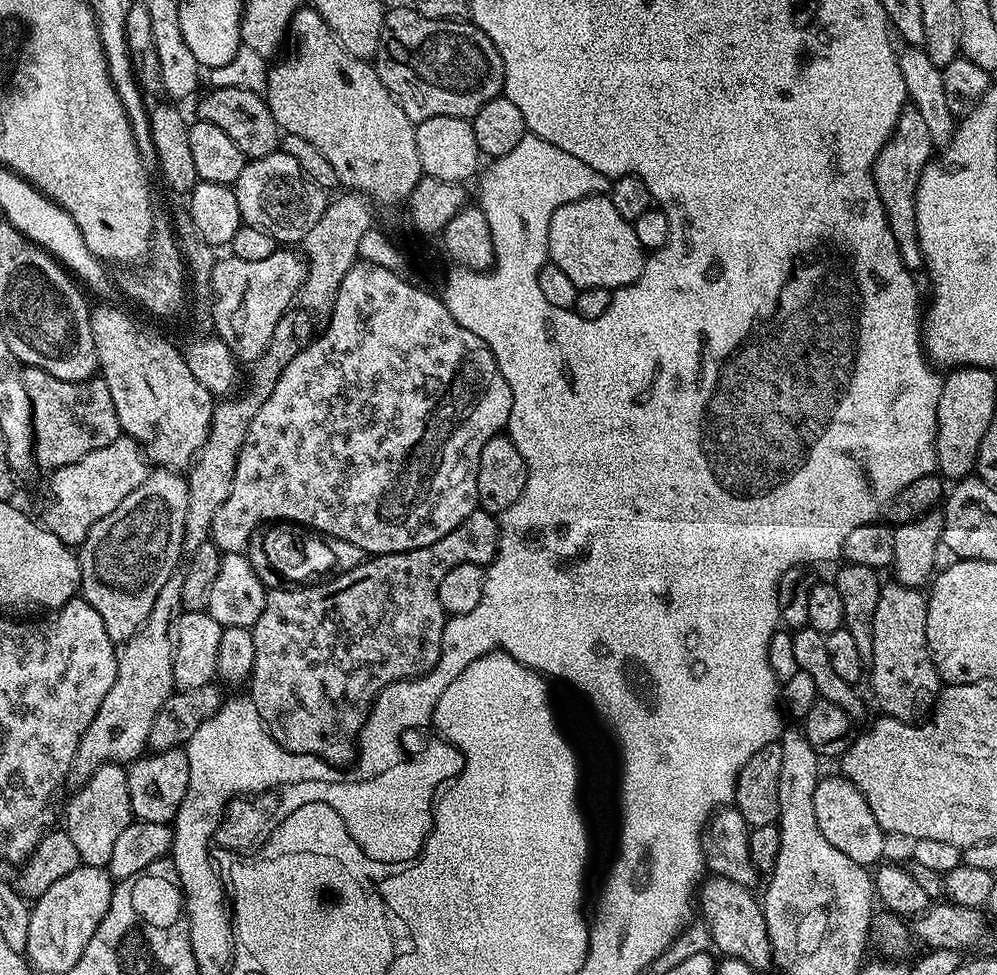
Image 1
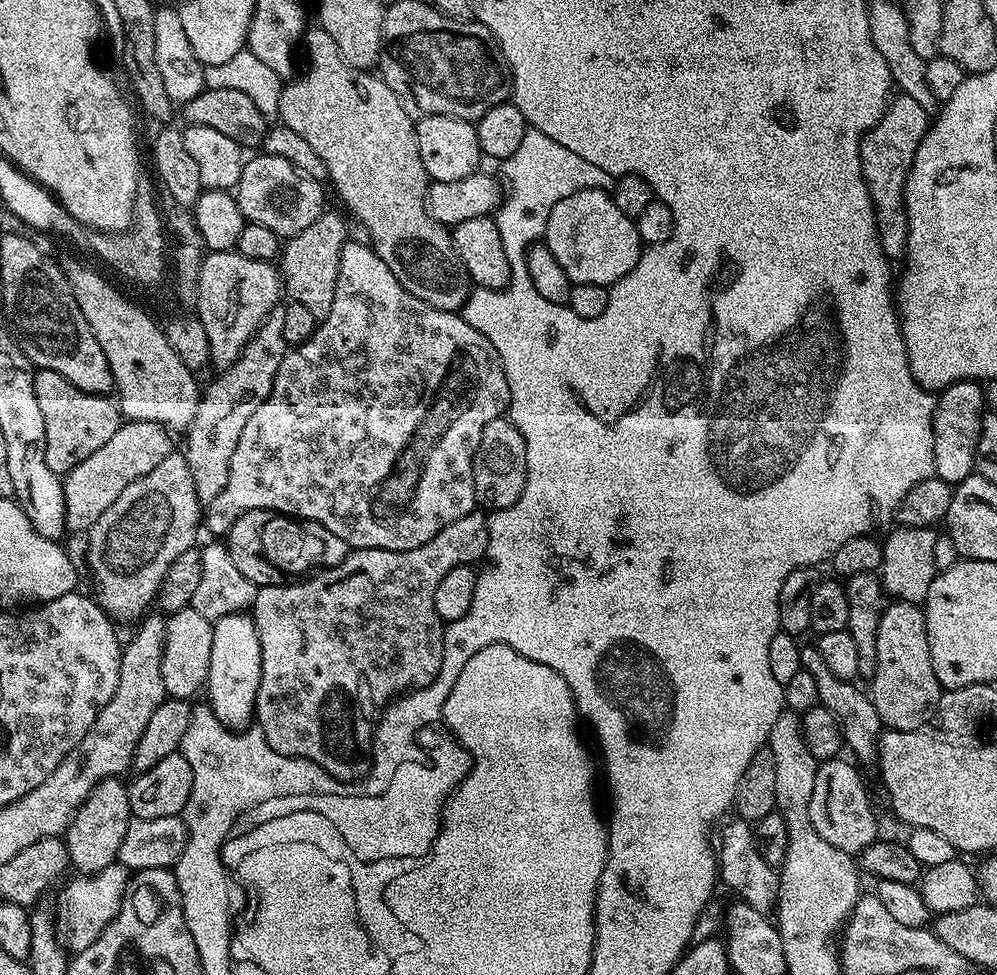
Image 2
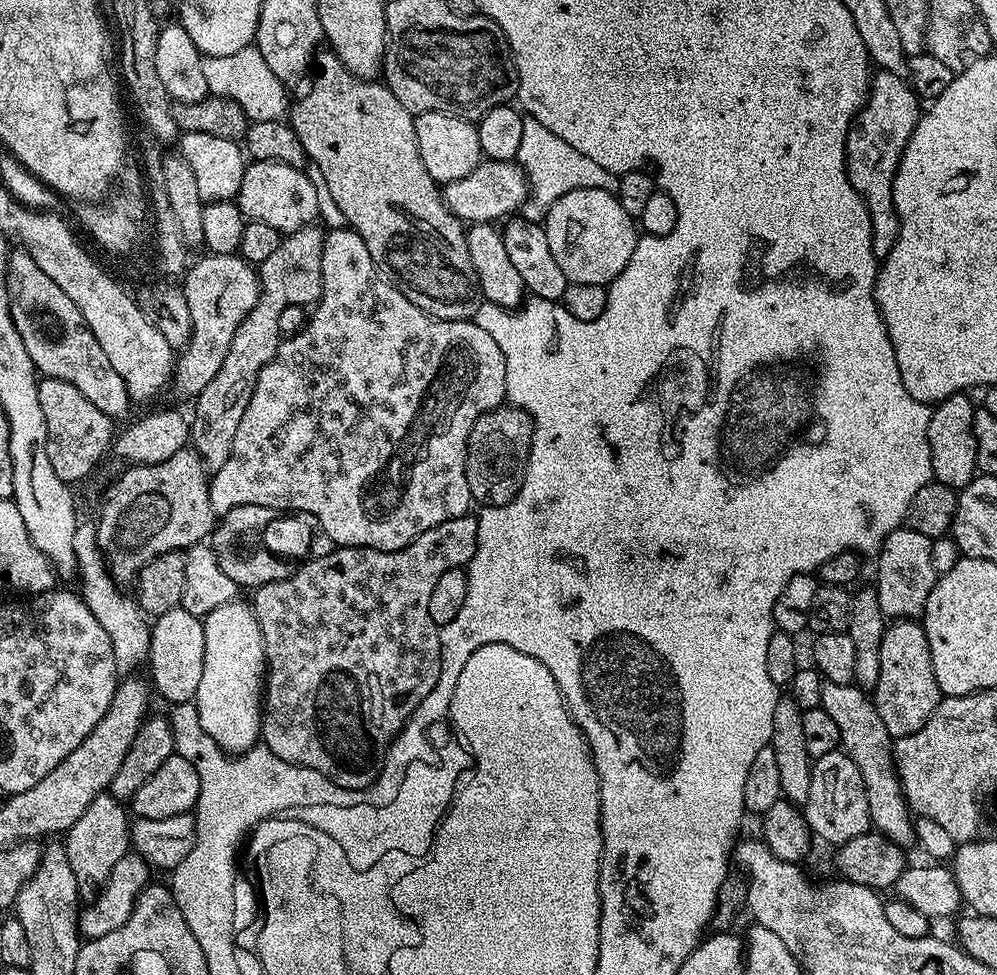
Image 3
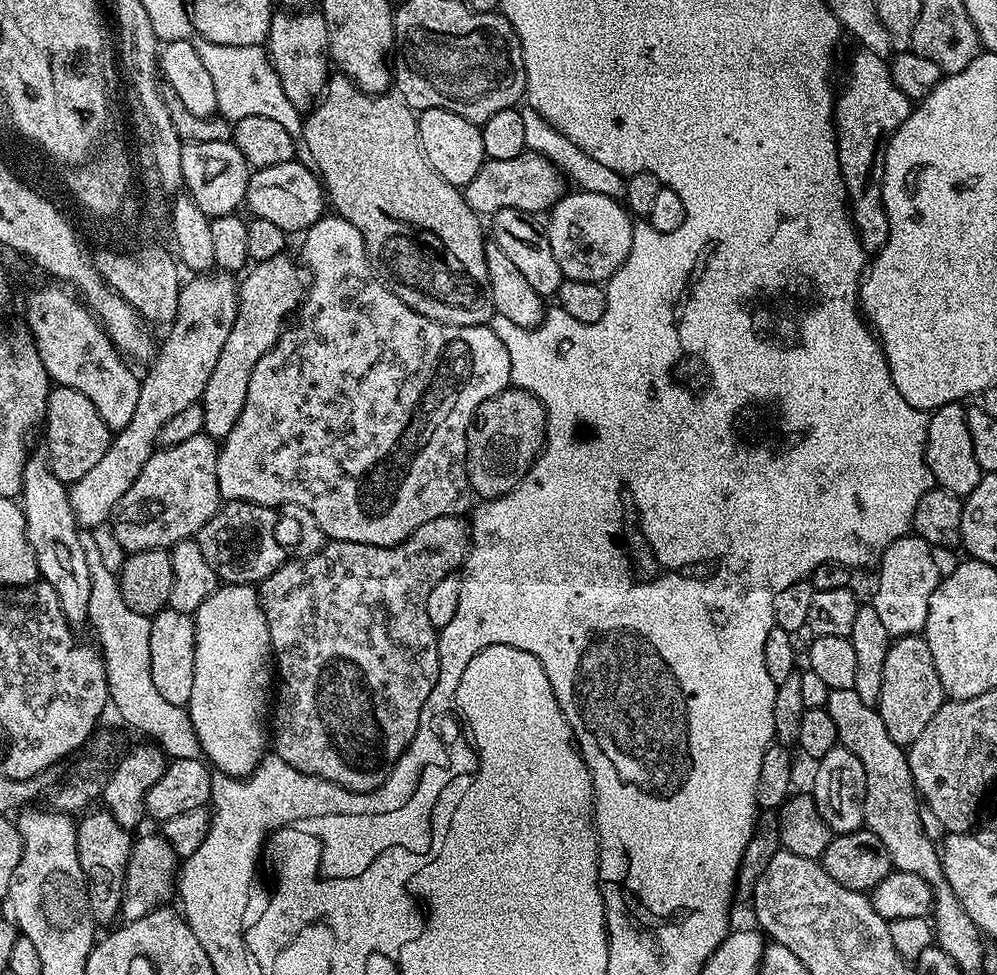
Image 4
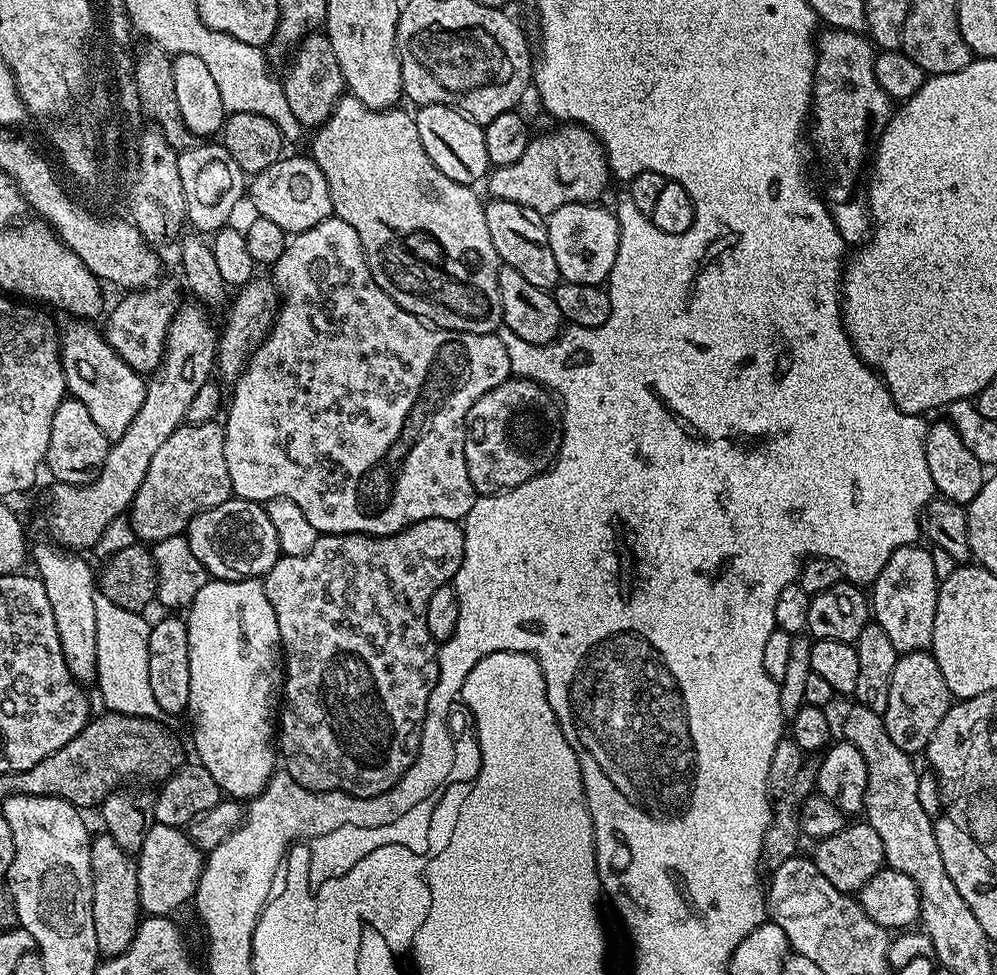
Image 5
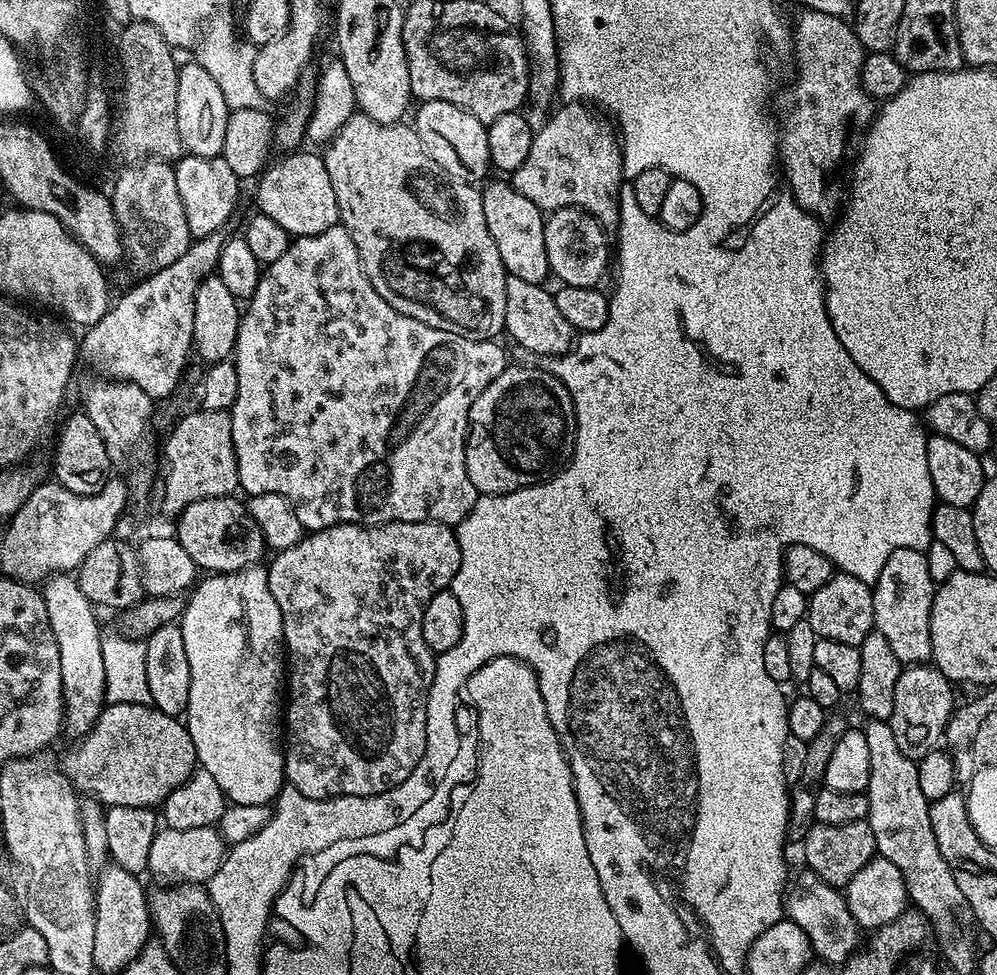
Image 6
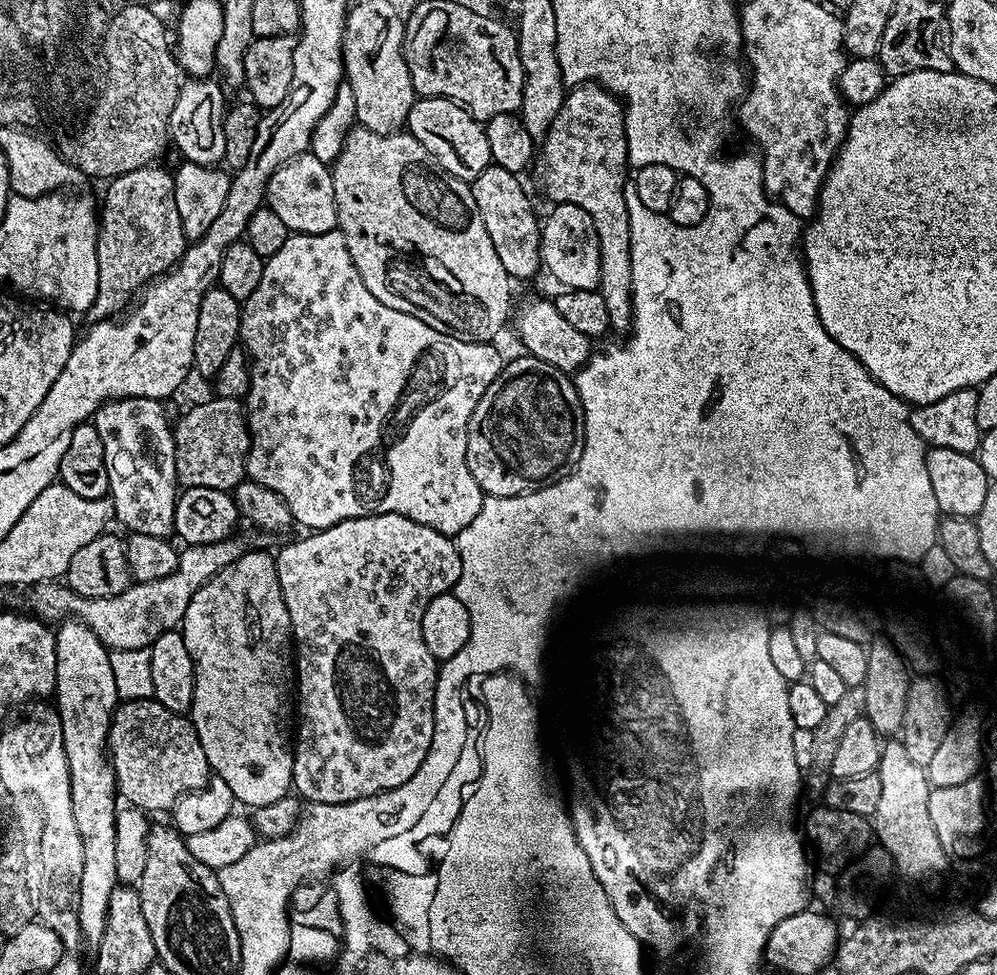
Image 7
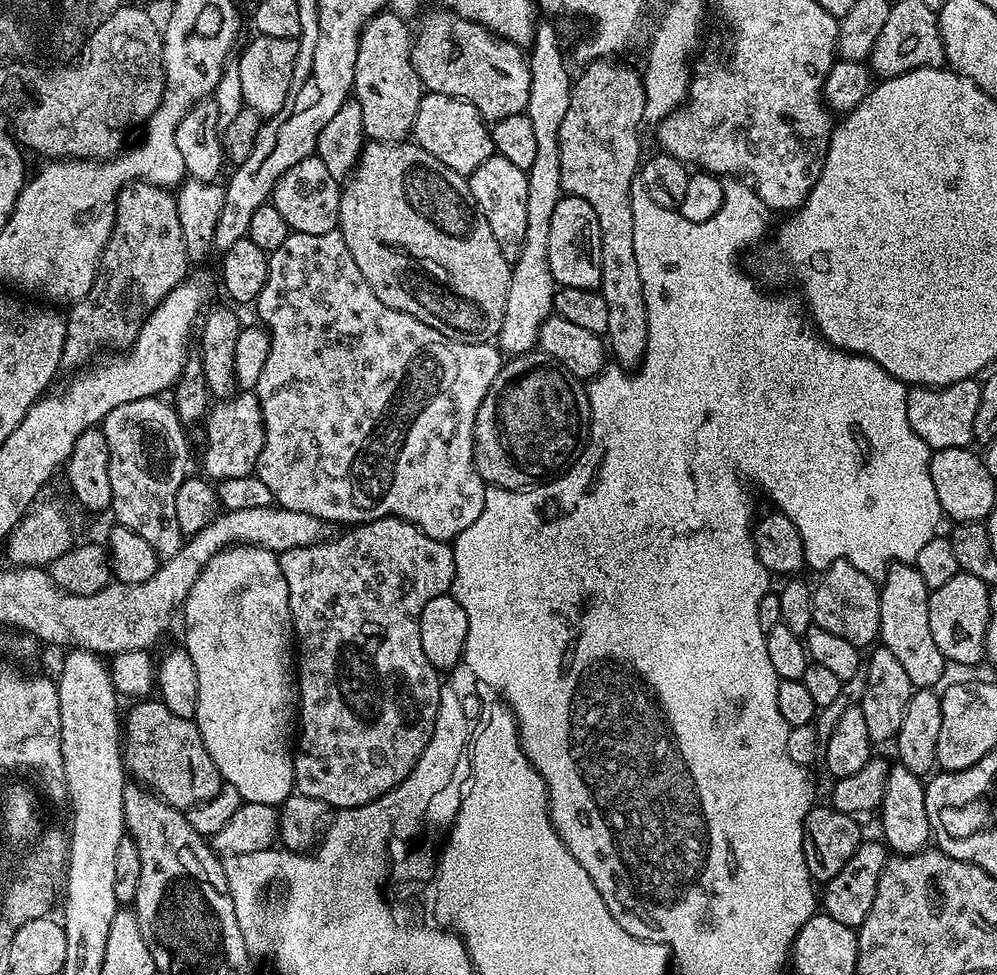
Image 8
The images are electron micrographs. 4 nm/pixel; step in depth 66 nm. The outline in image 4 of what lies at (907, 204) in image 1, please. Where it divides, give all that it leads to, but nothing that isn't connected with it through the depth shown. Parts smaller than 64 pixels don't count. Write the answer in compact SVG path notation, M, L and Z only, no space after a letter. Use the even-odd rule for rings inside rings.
M857 50L852 56L852 61L848 64L848 73L844 76L845 88L839 89L838 95L834 100L834 119L836 122L836 153L838 154L838 162L840 163L840 173L844 179L844 187L848 189L848 203L850 205L850 215L852 223L855 224L857 232L860 233L860 244L864 247L865 253L875 254L882 250L882 246L886 246L886 238L890 234L890 222L886 218L886 210L882 206L882 190L880 189L880 181L884 179L884 151L890 142L890 138L898 130L898 126L902 126L902 122L906 122L906 118L912 113L914 107L913 101L906 98L906 94L902 94L902 90L898 90L898 86L894 86L892 75L889 73L889 61L883 56L867 52L865 50Z

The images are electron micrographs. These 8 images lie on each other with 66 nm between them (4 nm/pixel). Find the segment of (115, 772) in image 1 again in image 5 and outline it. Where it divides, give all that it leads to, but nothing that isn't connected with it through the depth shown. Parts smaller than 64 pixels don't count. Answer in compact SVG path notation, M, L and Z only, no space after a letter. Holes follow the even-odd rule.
M107 834L92 836L90 866L92 867L92 905L94 906L94 934L98 934L101 957L117 956L124 952L140 925L142 913L138 898L138 874L135 859L114 838Z

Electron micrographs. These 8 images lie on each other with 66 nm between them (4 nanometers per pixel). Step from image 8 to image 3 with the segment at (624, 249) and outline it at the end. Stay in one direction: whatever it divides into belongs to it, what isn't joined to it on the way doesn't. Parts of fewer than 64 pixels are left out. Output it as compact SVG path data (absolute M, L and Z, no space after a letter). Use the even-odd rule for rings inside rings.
M484 158L477 168L466 174L466 178L443 185L442 195L444 205L465 225L491 224L503 221L523 209L529 196L528 176L516 162Z

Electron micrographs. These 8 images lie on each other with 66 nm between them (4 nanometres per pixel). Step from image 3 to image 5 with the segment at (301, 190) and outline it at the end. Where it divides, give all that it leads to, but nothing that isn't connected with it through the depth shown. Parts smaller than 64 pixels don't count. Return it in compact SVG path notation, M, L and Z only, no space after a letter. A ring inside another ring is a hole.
M285 155L274 162L274 166L266 166L266 170L255 173L250 180L250 200L251 196L252 204L256 207L255 215L270 218L270 222L282 226L282 230L289 234L310 230L333 215L326 178L307 155Z

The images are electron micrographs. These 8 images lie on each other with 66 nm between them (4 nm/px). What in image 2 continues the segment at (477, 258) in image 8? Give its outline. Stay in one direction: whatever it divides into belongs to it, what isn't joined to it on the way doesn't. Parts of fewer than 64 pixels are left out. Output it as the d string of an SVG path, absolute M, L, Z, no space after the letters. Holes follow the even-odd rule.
M309 27L305 31L302 48L308 51L308 65L304 73L302 68L299 75L283 85L278 98L279 123L306 138L314 154L322 158L322 166L326 166L327 179L332 180L333 190L356 215L357 222L368 231L370 247L376 251L378 258L382 258L382 262L386 262L386 266L390 266L390 274L394 274L394 278L398 278L398 282L402 282L414 298L422 298L422 302L443 312L459 313L468 301L468 271L462 266L452 245L451 231L428 212L426 193L430 181L418 154L414 118L379 75L350 66L350 62L341 58L334 38L330 38L324 28Z

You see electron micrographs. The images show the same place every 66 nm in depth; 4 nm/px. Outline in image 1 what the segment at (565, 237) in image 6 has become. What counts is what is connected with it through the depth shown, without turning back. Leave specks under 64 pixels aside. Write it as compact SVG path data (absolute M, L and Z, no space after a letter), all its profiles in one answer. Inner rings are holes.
M590 195L581 200L572 201L555 210L550 219L548 259L570 282L574 282L577 289L582 288L622 288L632 284L640 277L644 269L646 249L638 242L638 234L634 234L631 220L622 218L618 210L614 210L614 202L608 200L607 195Z

